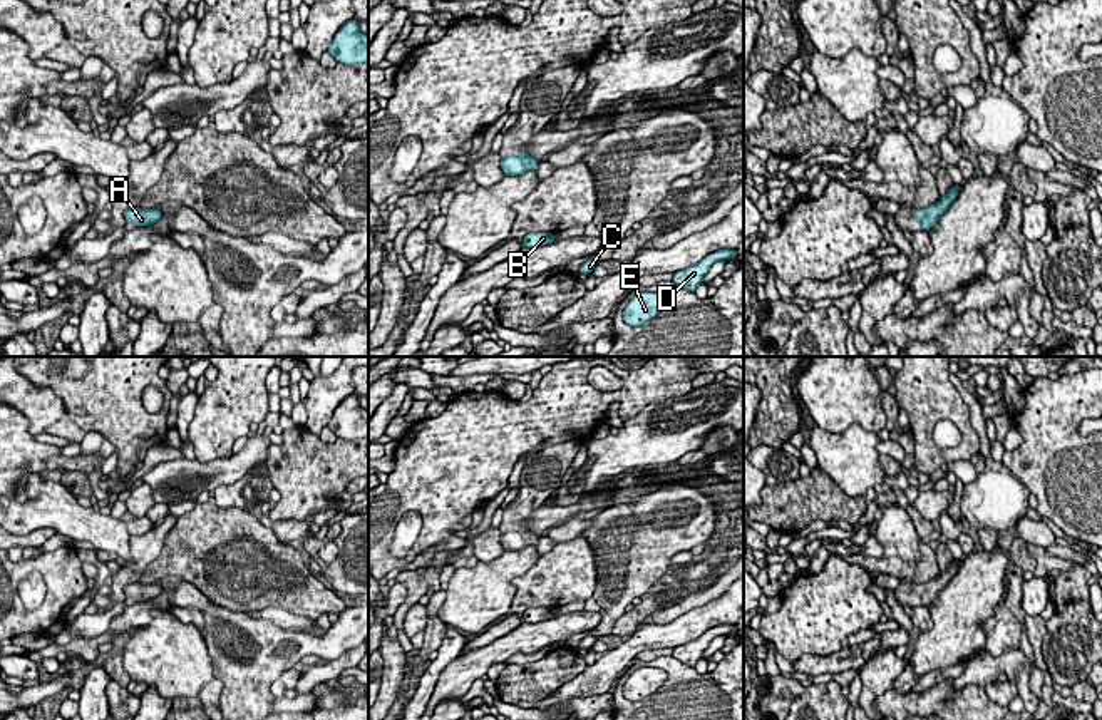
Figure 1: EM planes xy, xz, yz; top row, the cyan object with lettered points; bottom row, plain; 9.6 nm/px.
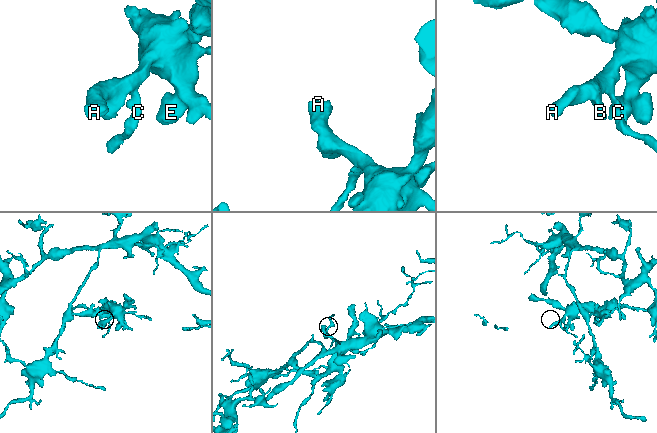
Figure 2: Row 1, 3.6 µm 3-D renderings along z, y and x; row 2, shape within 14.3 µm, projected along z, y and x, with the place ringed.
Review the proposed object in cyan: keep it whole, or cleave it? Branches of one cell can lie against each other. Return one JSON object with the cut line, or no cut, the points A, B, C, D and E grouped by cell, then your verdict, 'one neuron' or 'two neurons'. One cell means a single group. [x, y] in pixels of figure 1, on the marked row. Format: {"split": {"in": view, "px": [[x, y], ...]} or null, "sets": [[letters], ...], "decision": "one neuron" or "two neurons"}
{"split": null, "sets": [["A", "B", "C", "D", "E"]], "decision": "one neuron"}

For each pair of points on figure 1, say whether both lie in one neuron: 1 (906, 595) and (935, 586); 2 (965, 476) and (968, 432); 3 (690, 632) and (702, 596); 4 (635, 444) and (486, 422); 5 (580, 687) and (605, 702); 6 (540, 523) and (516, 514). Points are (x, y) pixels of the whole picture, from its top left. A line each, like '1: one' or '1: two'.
1: one
2: two
3: two
4: two
5: two
6: two

